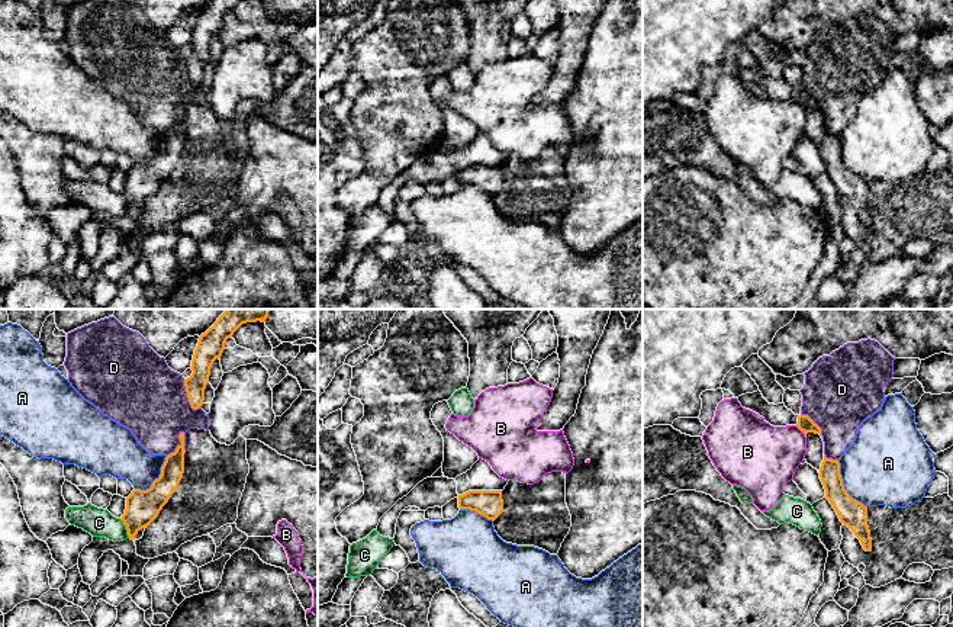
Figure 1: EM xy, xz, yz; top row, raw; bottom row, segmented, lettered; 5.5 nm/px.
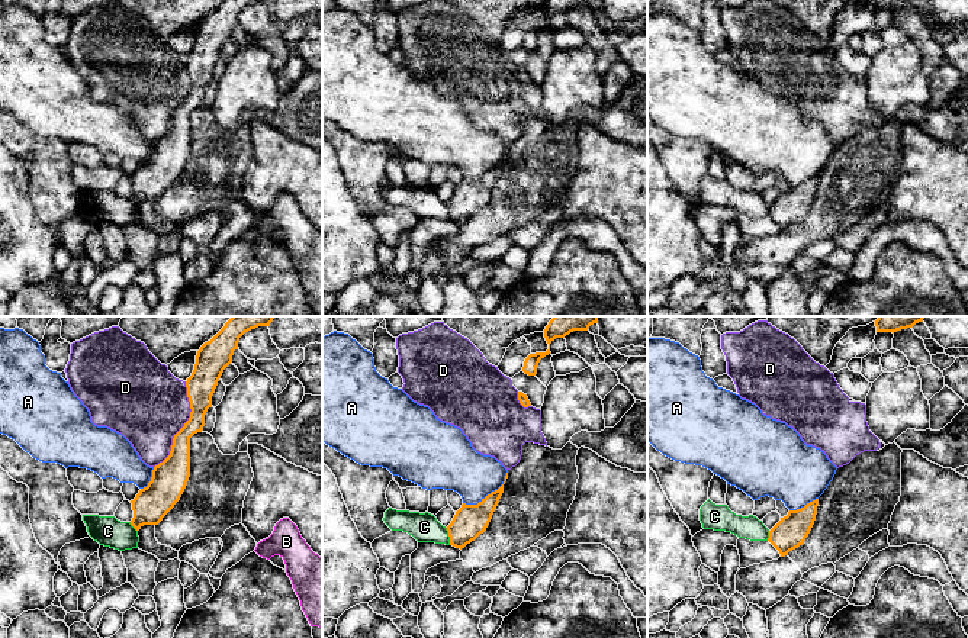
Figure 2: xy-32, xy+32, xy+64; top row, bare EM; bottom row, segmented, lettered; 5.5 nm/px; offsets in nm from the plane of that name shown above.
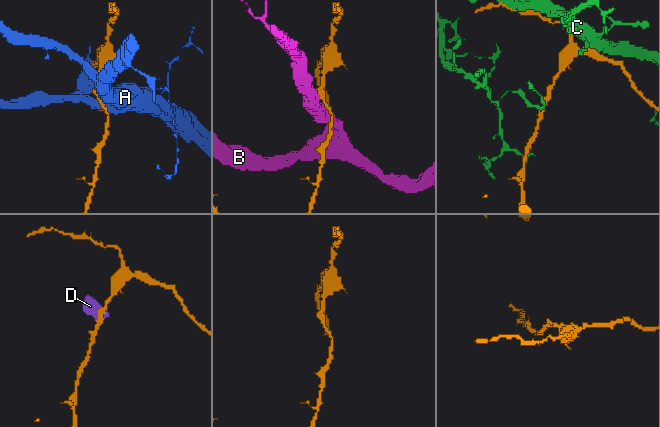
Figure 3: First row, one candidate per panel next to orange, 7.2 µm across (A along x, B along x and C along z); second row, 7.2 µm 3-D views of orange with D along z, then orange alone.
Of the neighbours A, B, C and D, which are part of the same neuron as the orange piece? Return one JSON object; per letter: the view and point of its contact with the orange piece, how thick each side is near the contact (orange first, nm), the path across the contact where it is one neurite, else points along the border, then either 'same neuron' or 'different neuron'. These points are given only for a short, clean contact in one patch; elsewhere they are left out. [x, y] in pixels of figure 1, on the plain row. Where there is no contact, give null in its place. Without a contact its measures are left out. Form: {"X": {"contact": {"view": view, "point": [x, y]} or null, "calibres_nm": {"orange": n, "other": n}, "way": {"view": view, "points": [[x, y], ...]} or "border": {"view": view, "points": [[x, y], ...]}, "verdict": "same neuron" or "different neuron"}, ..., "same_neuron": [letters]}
{"A": {"contact": {"view": "yz", "point": [843, 161]}, "calibres_nm": {"orange": 150, "other": 420}, "verdict": "different neuron"}, "B": {"contact": {"view": "yz", "point": [801, 105]}, "calibres_nm": {"orange": 90, "other": 360}, "border": {"view": "yz", "points": [[795, 100], [805, 109]]}, "verdict": "different neuron"}, "C": {"contact": {"view": "xy", "point": [126, 203]}, "calibres_nm": {"orange": 190, "other": 160}, "verdict": "different neuron"}, "D": {"contact": {"view": "xy", "point": [182, 119]}, "calibres_nm": {"orange": 130, "other": 380}, "verdict": "different neuron"}, "same_neuron": []}

